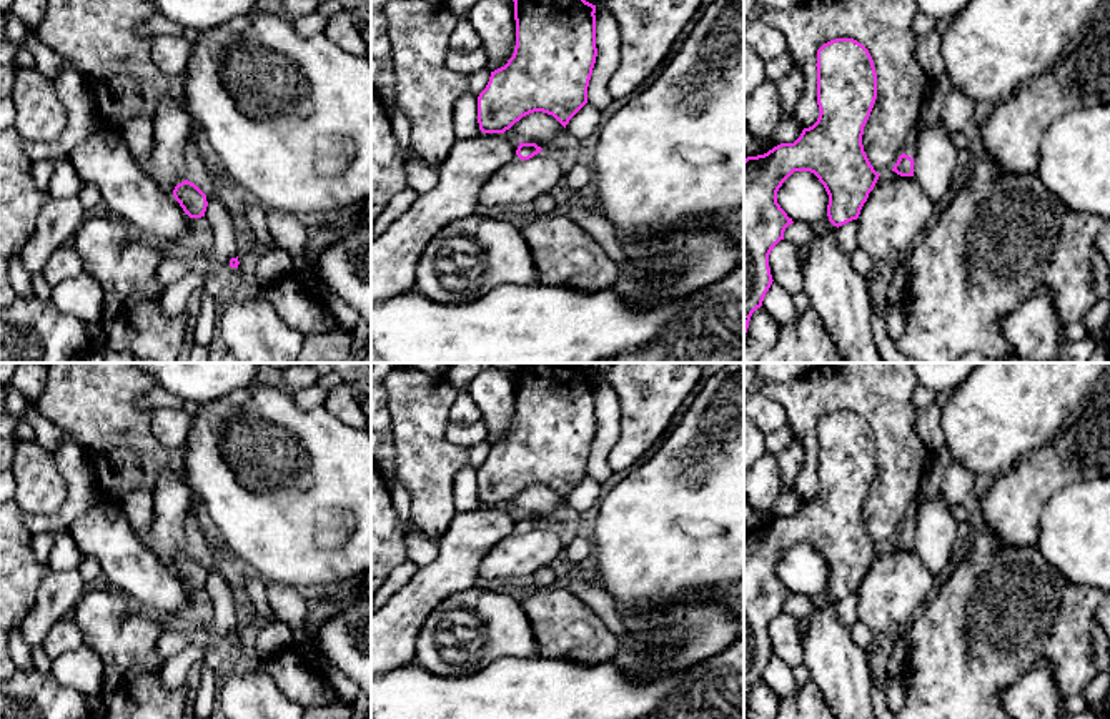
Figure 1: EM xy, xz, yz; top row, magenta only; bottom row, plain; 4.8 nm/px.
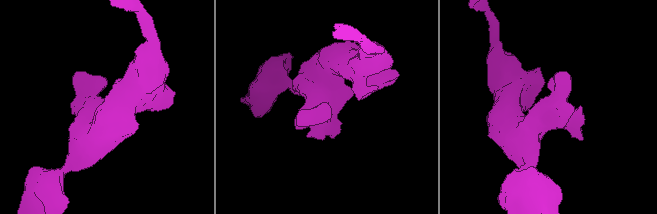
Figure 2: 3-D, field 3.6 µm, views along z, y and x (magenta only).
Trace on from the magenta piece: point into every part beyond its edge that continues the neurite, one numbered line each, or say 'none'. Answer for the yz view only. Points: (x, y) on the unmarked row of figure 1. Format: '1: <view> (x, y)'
1: yz (911, 520)

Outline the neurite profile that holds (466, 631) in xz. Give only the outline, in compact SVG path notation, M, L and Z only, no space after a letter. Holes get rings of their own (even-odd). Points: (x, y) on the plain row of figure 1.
M474 586L443 599L416 637L414 662L436 676L471 676L504 656L533 657L536 641L521 601Z

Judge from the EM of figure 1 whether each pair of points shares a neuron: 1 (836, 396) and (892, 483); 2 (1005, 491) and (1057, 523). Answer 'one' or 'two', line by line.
1: one
2: two

